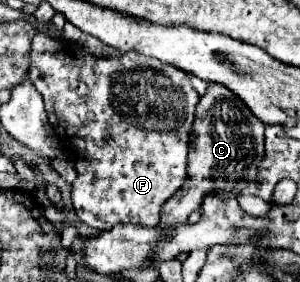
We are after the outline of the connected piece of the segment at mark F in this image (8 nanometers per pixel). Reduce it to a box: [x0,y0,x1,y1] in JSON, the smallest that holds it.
[29,32,199,230]

